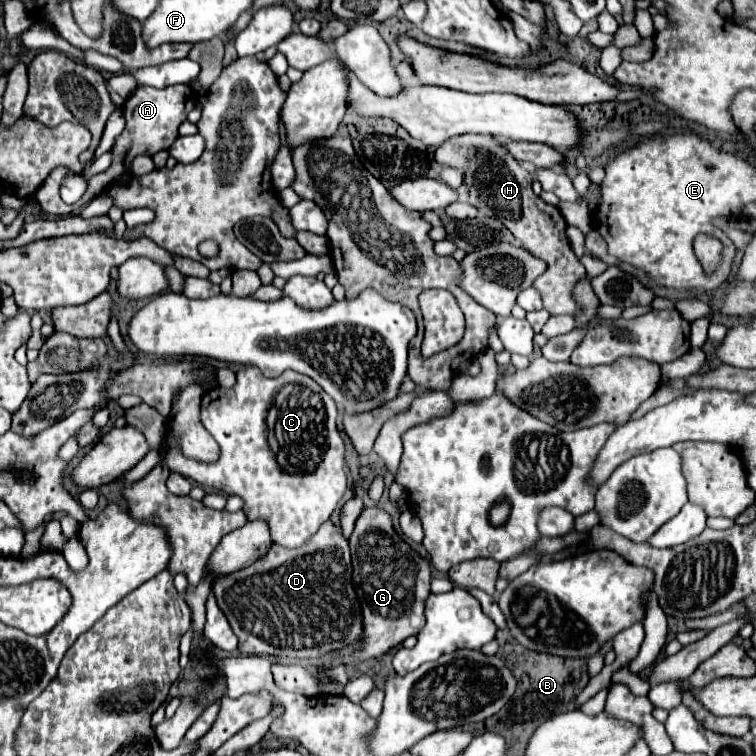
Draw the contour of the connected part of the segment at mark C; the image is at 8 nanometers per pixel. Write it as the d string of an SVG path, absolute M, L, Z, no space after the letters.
M240 366L236 386L230 390L212 388L202 396L200 420L220 446L220 458L212 464L198 462L170 446L166 460L172 472L192 478L204 488L214 488L226 496L236 494L244 500L244 512L250 520L264 518L270 526L272 542L284 548L300 548L318 526L330 518L344 494L350 490L346 474L346 446L336 428L336 402L310 376L286 370L278 378L266 378L258 366Z

